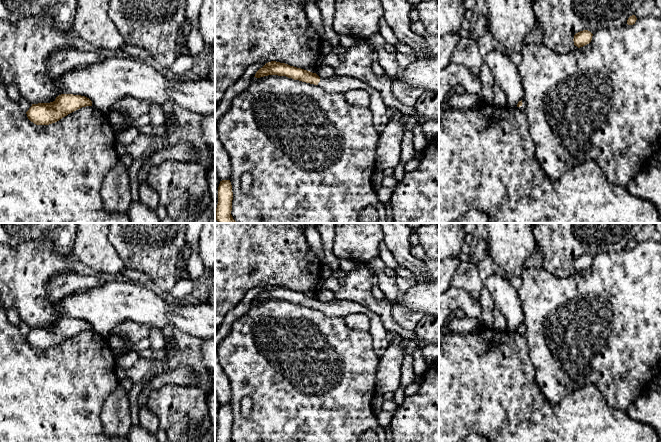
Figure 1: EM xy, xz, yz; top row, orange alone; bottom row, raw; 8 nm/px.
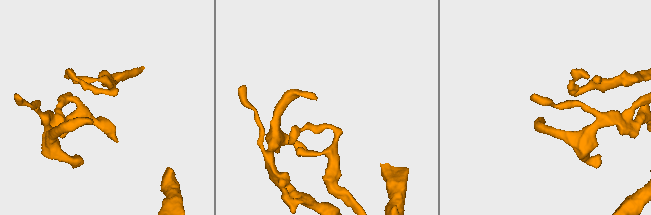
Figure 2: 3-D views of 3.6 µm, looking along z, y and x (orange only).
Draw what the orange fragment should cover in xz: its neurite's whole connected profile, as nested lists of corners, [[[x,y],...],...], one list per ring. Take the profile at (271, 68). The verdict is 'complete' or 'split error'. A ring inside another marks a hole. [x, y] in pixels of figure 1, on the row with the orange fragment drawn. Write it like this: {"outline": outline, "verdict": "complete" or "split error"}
{"outline": [[[276,61],[266,63],[256,72],[254,77],[260,78],[268,75],[286,76],[294,80],[318,85],[325,91],[331,93],[345,94],[347,91],[353,89],[365,90],[371,98],[368,108],[372,113],[372,120],[376,132],[380,134],[390,121],[387,115],[388,107],[384,104],[381,94],[358,78],[337,75],[332,78],[323,79],[316,73]]], "verdict": "split error"}

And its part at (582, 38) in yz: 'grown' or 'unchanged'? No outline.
unchanged

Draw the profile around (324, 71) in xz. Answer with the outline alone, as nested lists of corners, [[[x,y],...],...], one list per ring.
[[[321,65],[317,70],[317,75],[323,79],[332,78],[337,76],[337,71],[332,66]]]

